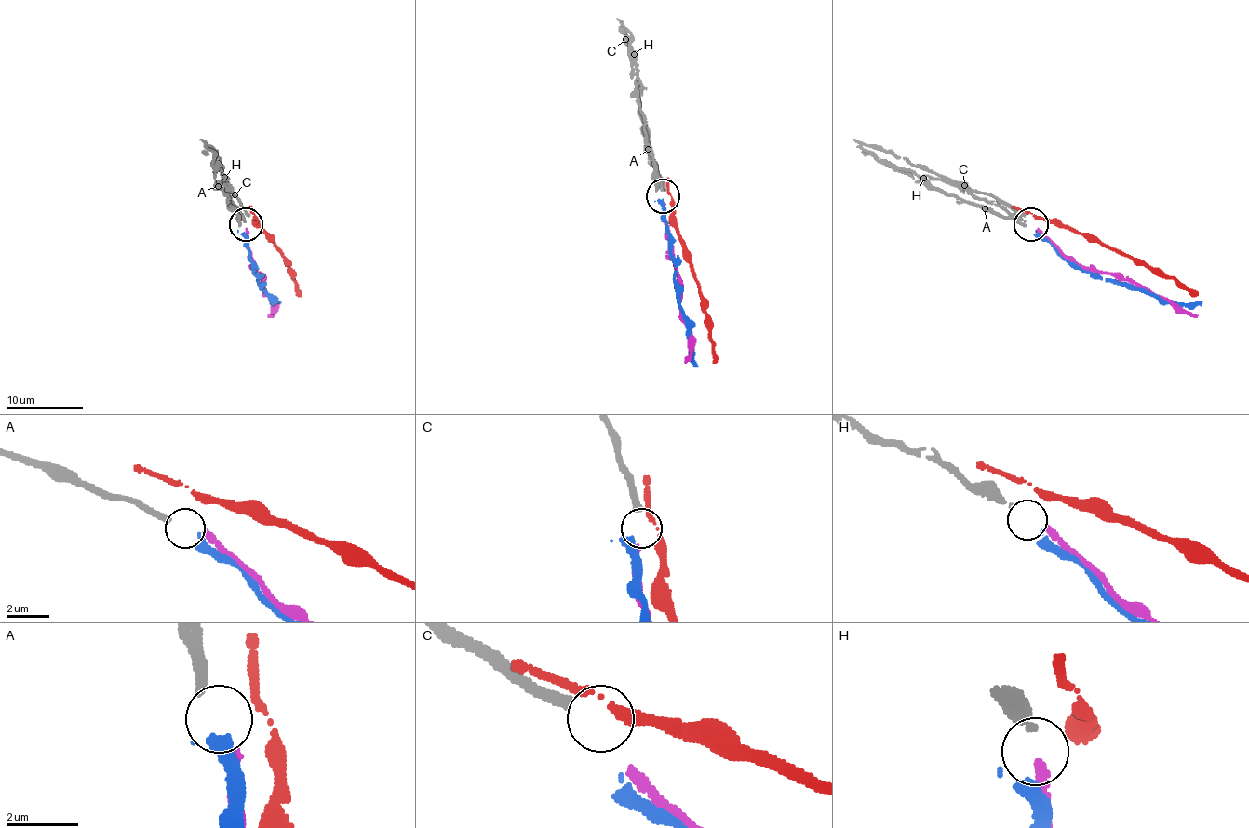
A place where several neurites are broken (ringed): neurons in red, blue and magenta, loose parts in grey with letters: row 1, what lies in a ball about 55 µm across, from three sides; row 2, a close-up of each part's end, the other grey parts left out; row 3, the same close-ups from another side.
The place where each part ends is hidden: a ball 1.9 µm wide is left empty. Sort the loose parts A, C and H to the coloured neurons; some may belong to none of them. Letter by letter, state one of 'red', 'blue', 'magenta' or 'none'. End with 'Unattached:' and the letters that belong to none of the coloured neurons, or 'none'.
A: blue
C: none
H: magenta
Unattached: C

